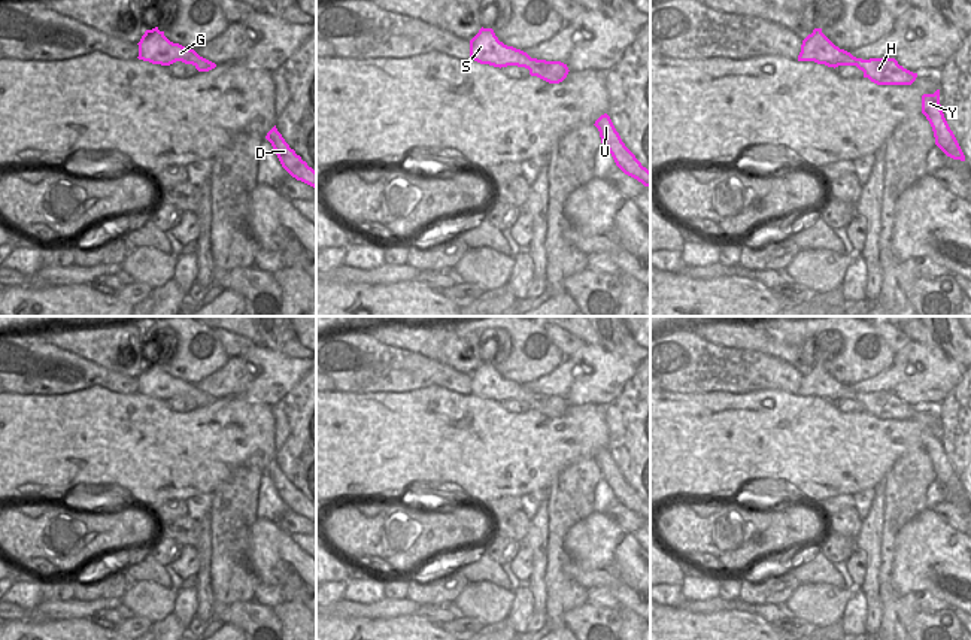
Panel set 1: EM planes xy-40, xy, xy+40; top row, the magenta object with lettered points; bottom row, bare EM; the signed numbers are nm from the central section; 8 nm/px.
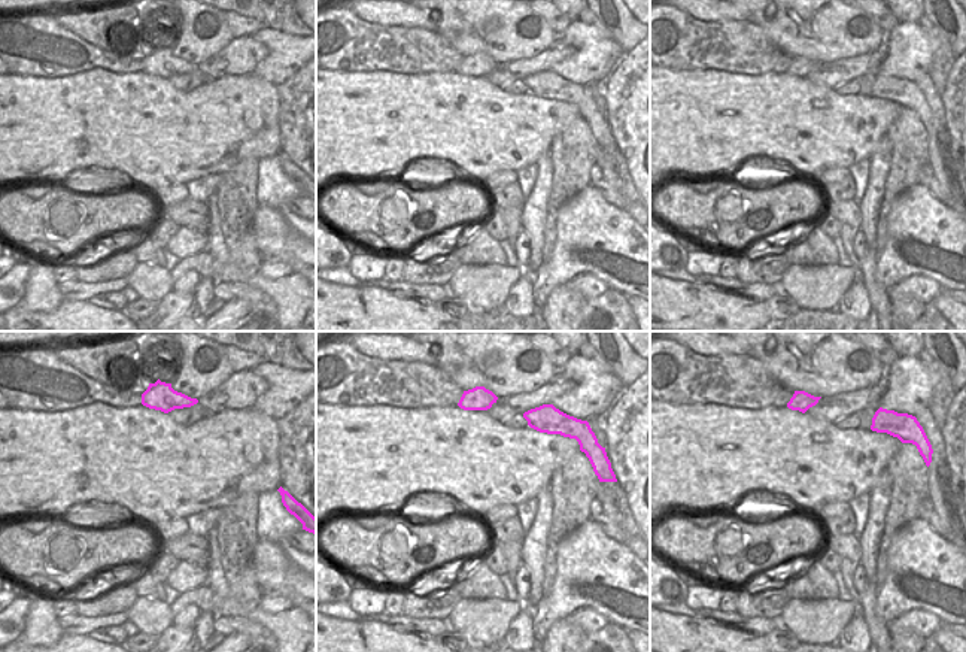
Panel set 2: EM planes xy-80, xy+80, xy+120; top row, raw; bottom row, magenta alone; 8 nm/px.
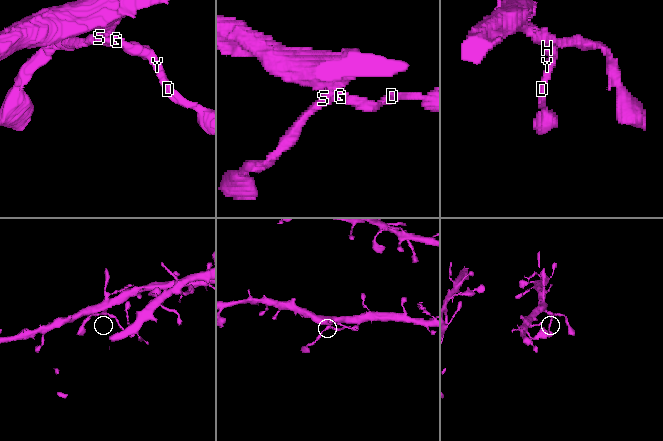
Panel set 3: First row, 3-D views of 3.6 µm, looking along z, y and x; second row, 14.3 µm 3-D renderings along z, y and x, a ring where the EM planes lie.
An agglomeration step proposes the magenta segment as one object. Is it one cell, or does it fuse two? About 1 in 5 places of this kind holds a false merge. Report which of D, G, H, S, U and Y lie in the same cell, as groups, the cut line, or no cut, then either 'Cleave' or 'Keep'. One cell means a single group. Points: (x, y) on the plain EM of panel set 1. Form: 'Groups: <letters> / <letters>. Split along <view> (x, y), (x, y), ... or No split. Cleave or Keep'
Groups: D G H S U Y. No split. Keep.

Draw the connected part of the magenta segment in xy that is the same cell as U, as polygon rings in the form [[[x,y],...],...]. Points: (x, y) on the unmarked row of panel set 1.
[[[607,448],[601,449],[594,459],[598,462],[601,477],[612,488],[616,500],[644,521],[650,521],[650,506],[643,501],[635,489],[625,480],[610,451]]]

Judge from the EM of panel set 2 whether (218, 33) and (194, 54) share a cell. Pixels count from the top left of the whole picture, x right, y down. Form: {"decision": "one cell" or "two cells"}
{"decision": "one cell"}

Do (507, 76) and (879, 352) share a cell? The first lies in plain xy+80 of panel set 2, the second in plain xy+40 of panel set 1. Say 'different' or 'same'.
different

